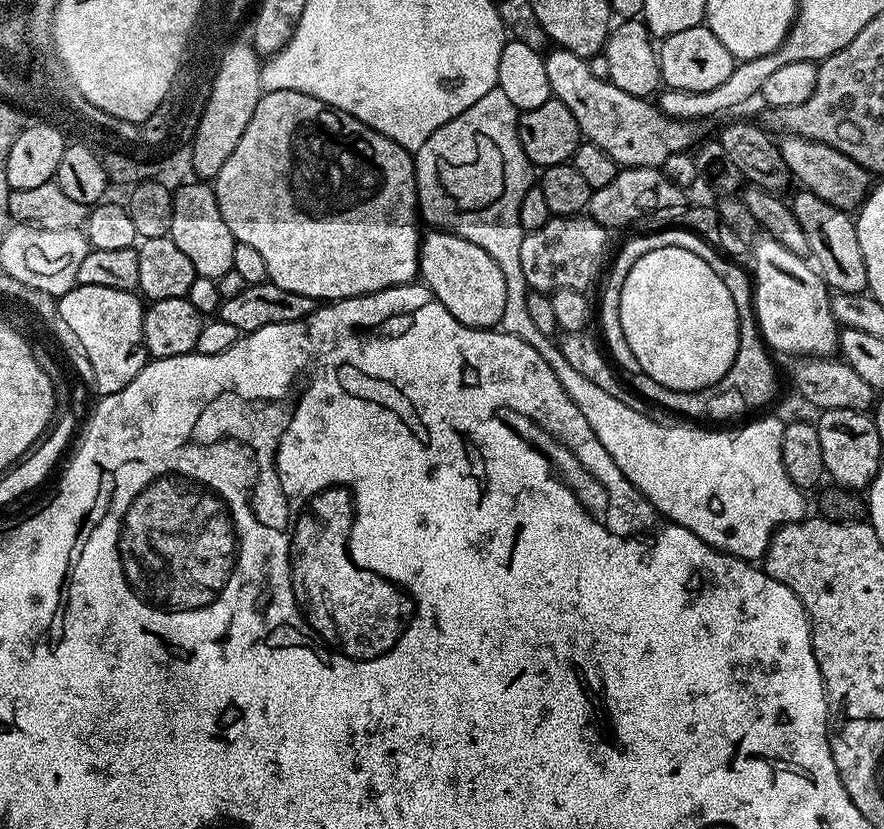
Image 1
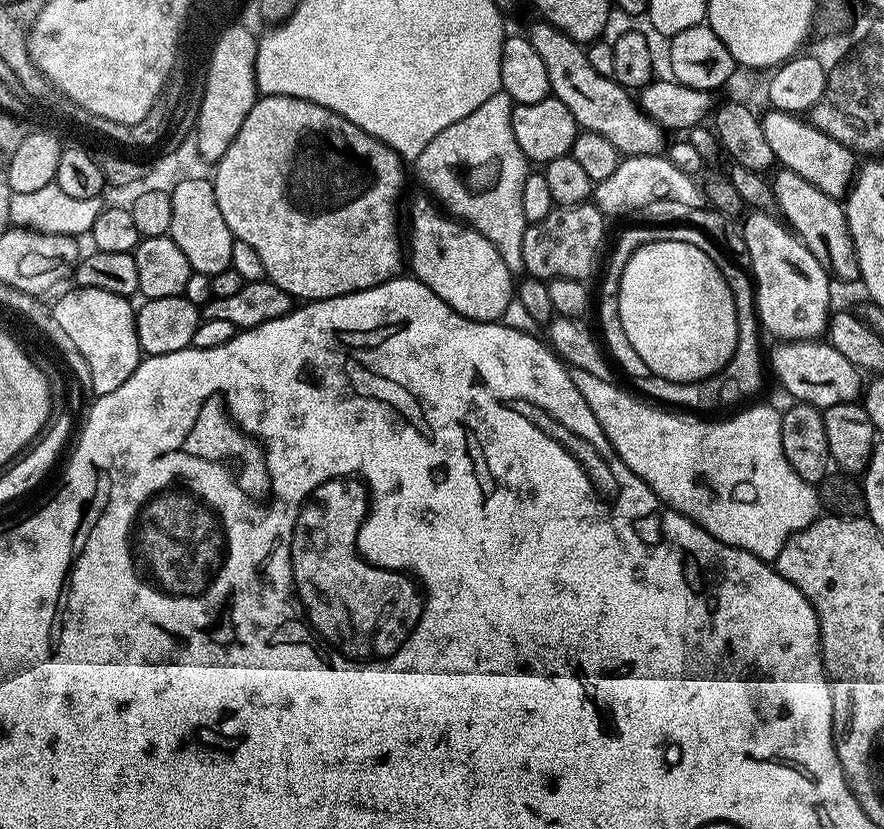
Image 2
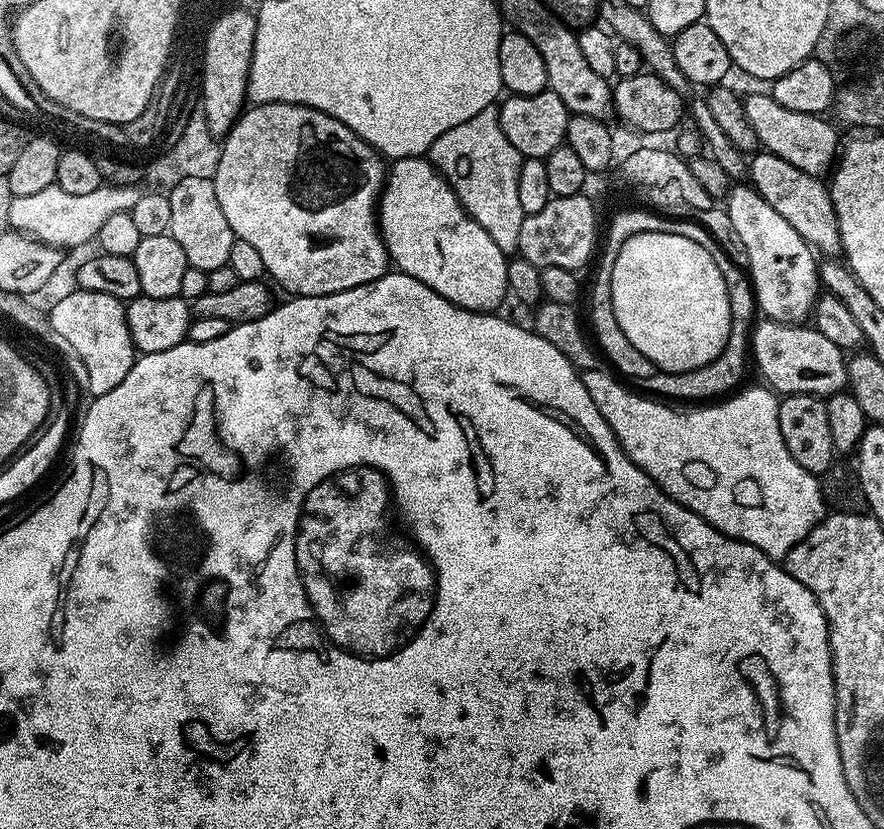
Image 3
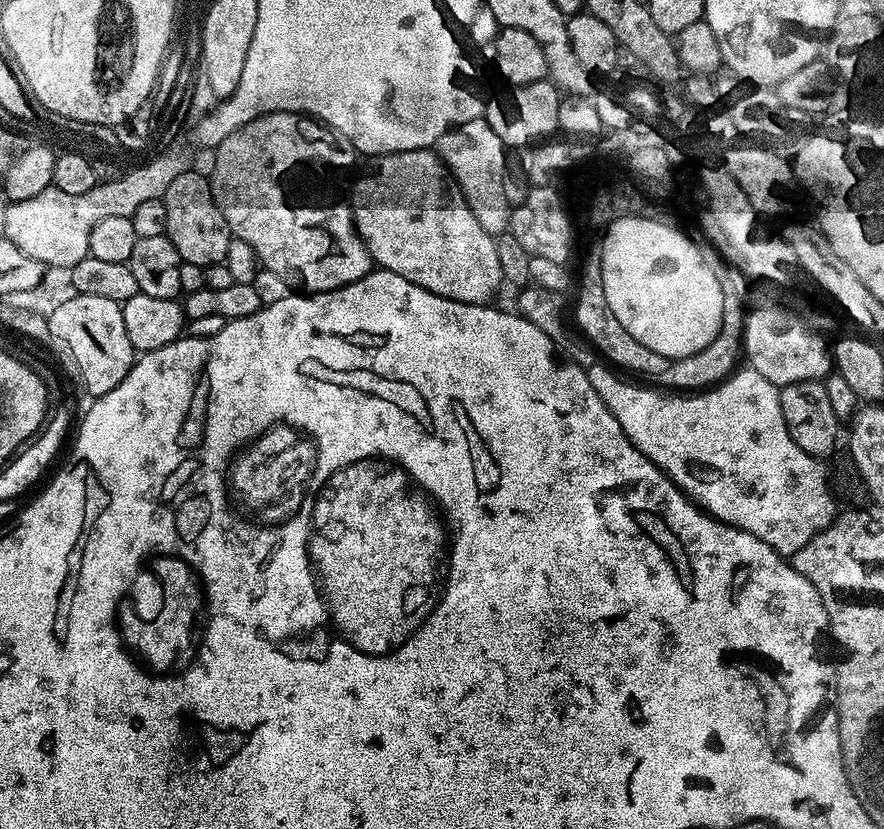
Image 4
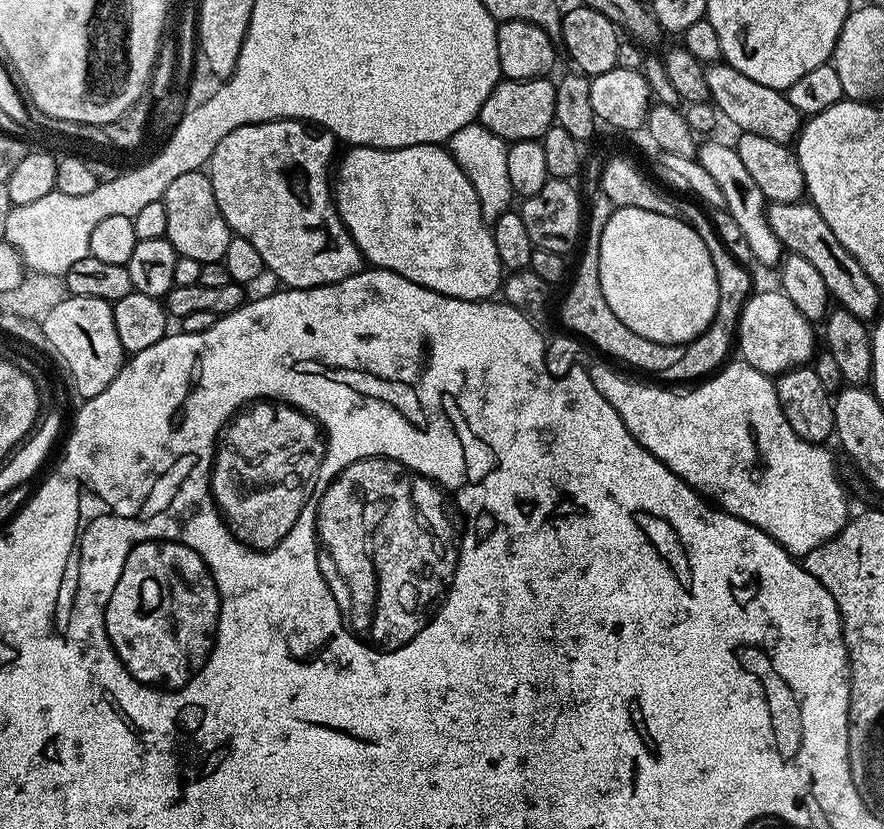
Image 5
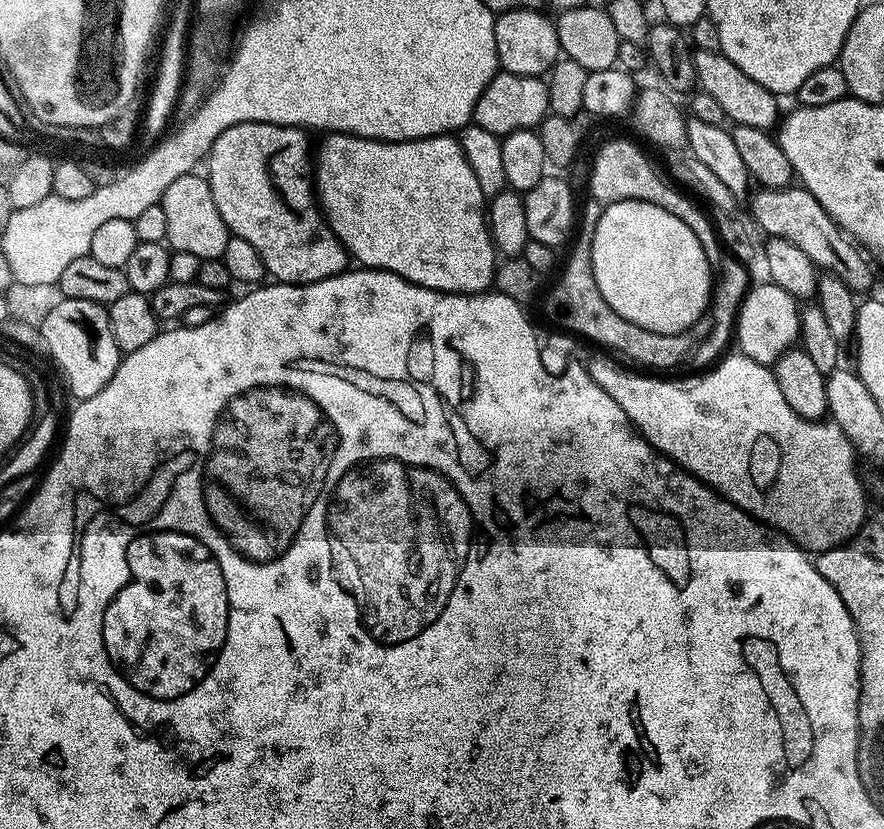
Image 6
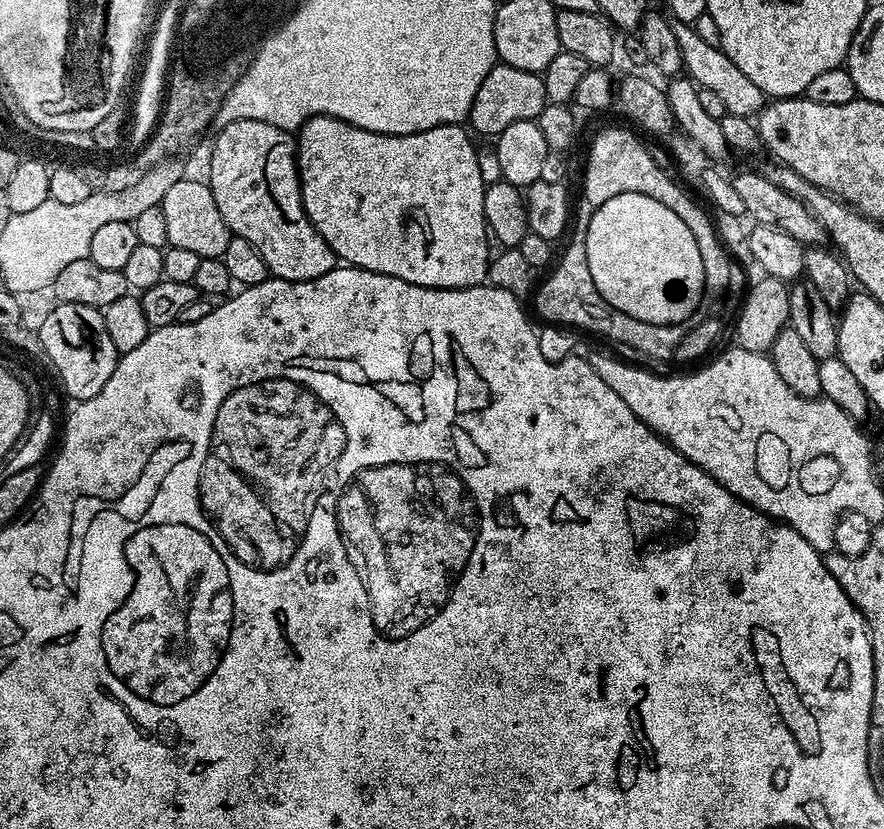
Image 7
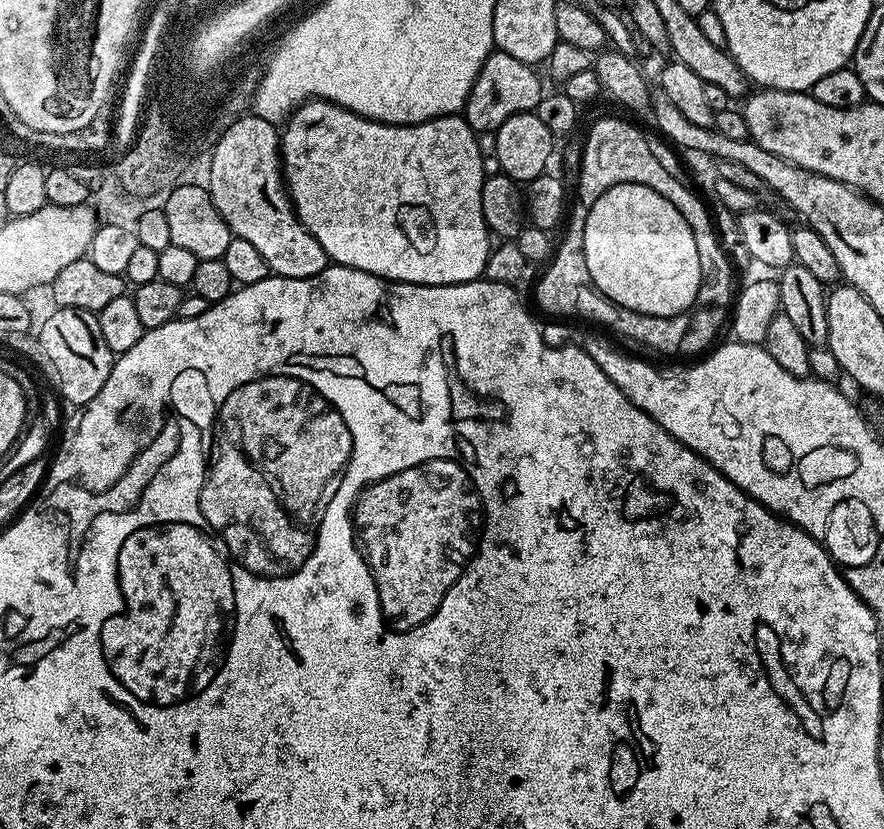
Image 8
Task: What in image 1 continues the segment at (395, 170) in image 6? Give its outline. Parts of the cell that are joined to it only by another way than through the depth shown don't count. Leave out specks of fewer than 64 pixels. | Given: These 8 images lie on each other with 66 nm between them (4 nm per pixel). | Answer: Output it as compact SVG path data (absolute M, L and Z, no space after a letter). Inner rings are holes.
M428 230L423 233L420 241L420 270L419 279L430 291L462 322L467 328L490 328L495 329L502 318L502 310L506 310L506 278L502 278L502 270L498 262L482 250L482 246L474 246L474 242L466 242L453 232L441 232L439 230Z

